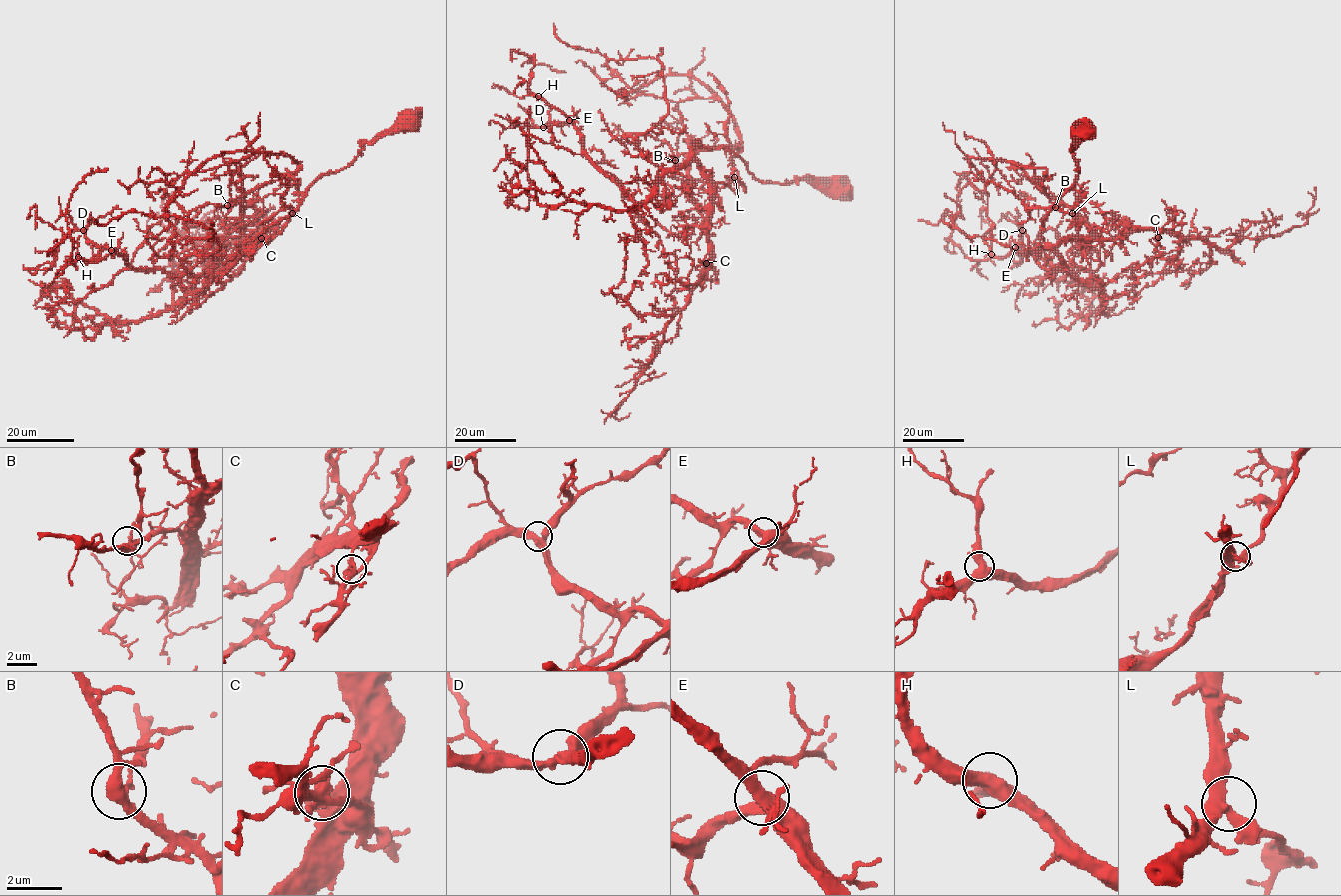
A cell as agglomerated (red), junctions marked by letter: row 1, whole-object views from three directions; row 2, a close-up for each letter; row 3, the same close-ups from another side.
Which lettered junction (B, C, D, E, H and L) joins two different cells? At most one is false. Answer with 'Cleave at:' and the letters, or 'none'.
Cleave at: C

